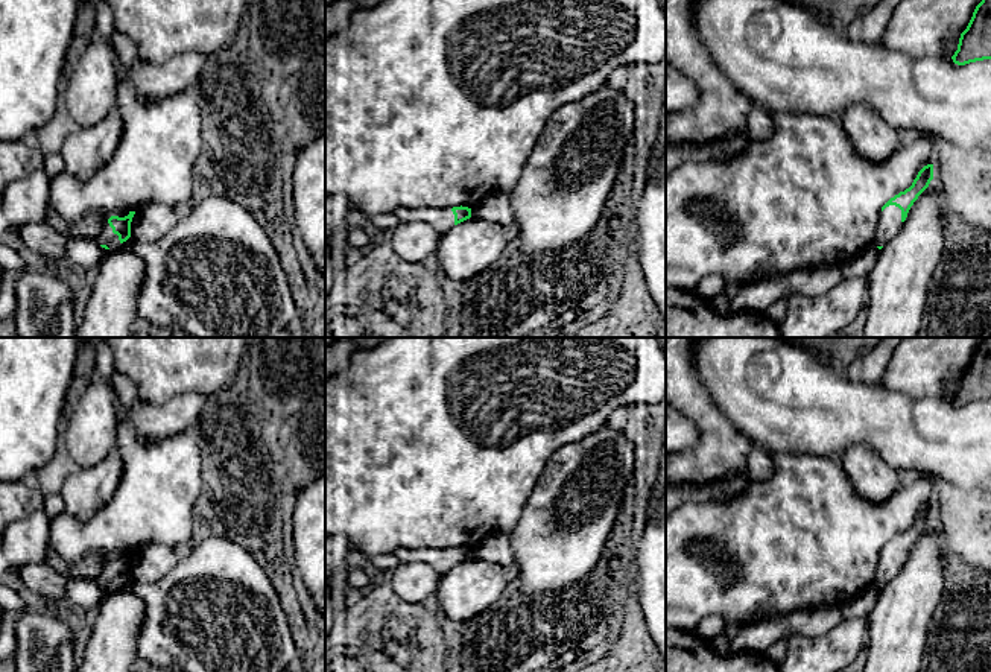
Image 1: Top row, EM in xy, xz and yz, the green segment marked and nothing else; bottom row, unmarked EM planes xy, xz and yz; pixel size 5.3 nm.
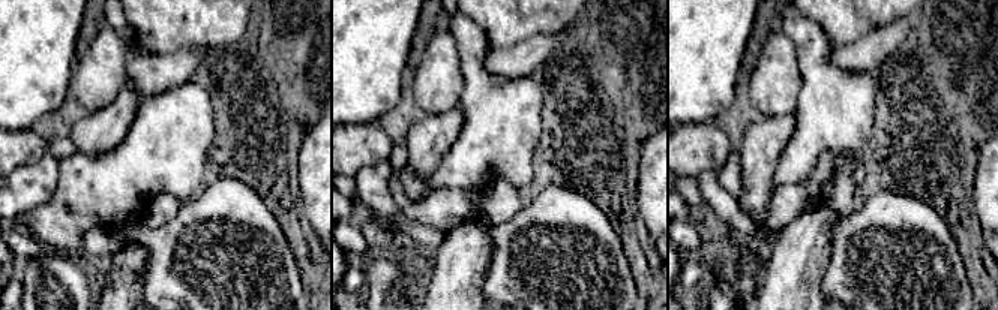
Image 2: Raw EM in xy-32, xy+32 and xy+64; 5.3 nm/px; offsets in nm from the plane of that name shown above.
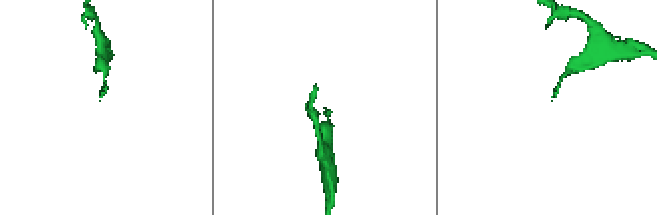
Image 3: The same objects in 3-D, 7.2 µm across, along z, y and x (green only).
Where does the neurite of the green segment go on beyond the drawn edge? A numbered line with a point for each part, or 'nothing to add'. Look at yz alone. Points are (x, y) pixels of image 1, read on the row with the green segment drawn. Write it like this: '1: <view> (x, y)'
nothing to add

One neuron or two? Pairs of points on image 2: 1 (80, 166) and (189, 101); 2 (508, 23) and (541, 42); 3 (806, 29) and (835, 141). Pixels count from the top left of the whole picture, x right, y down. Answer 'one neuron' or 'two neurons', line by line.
1: one neuron
2: two neurons
3: one neuron

